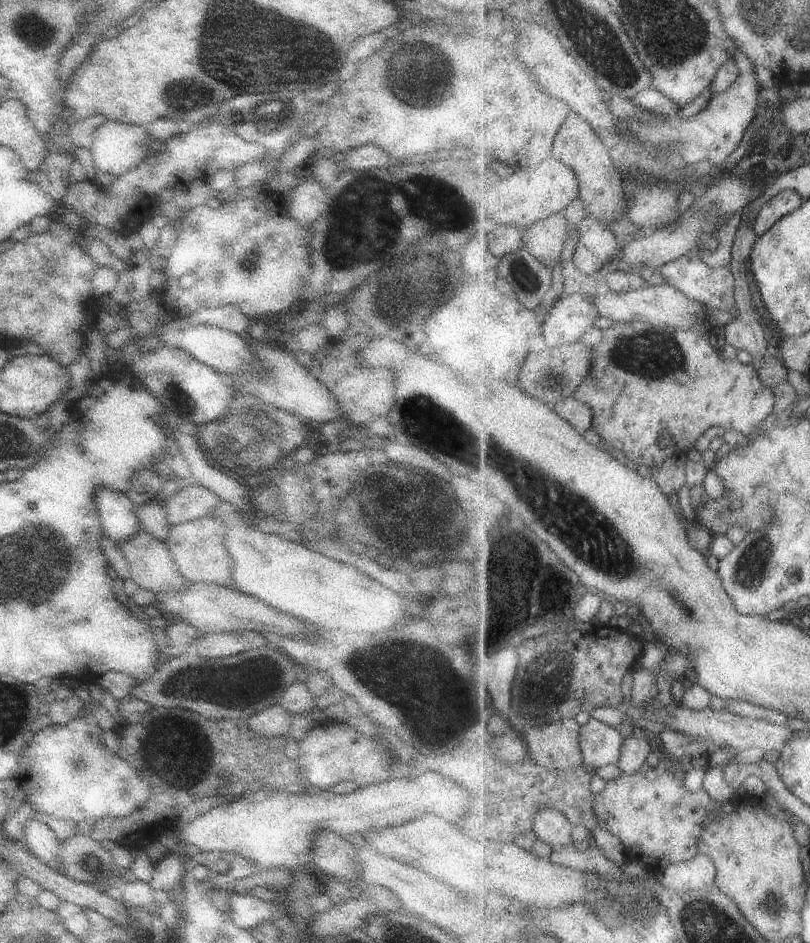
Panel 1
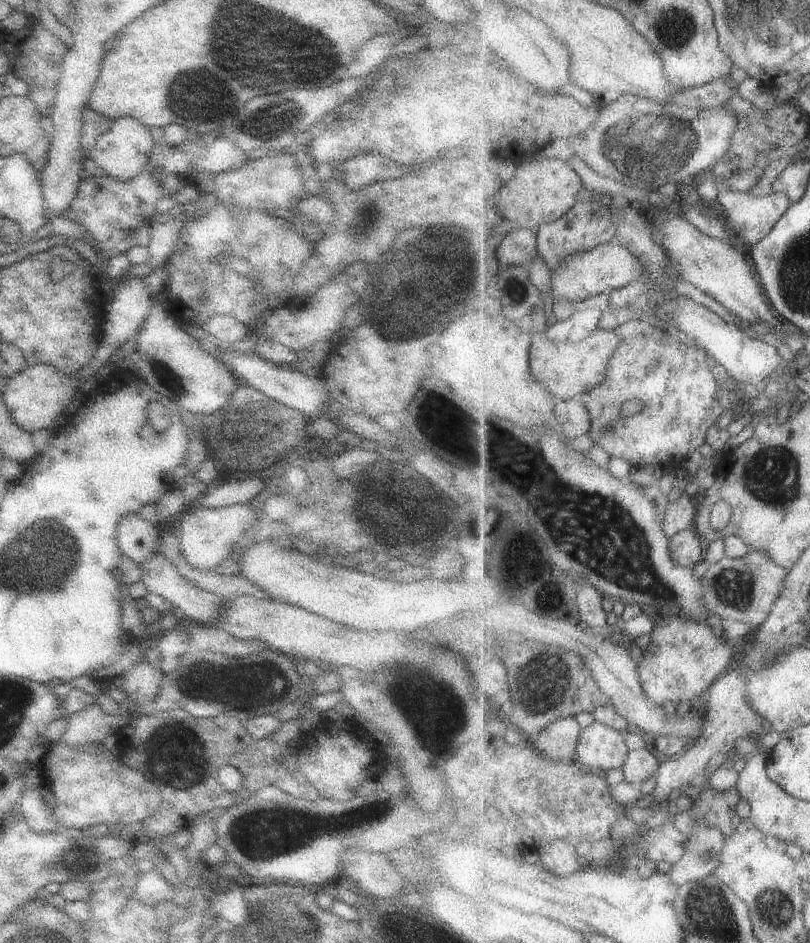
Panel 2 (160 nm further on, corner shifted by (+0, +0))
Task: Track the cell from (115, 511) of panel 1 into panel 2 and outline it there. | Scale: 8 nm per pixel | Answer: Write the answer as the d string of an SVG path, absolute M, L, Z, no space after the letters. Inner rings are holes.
M138 514L123 517L118 524L117 542L122 553L138 565L158 552L157 526L145 522Z

